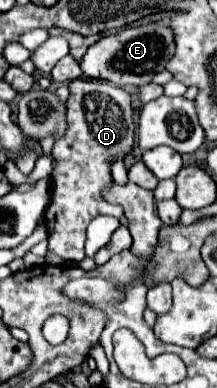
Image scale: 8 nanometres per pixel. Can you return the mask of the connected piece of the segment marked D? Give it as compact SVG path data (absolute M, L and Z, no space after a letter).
M73 79L67 99L67 133L53 147L53 191L45 209L45 227L49 231L49 253L65 261L81 261L85 257L85 229L95 215L121 217L123 207L105 201L103 189L113 183L111 165L125 159L133 149L135 123L131 95L113 85L93 79Z

